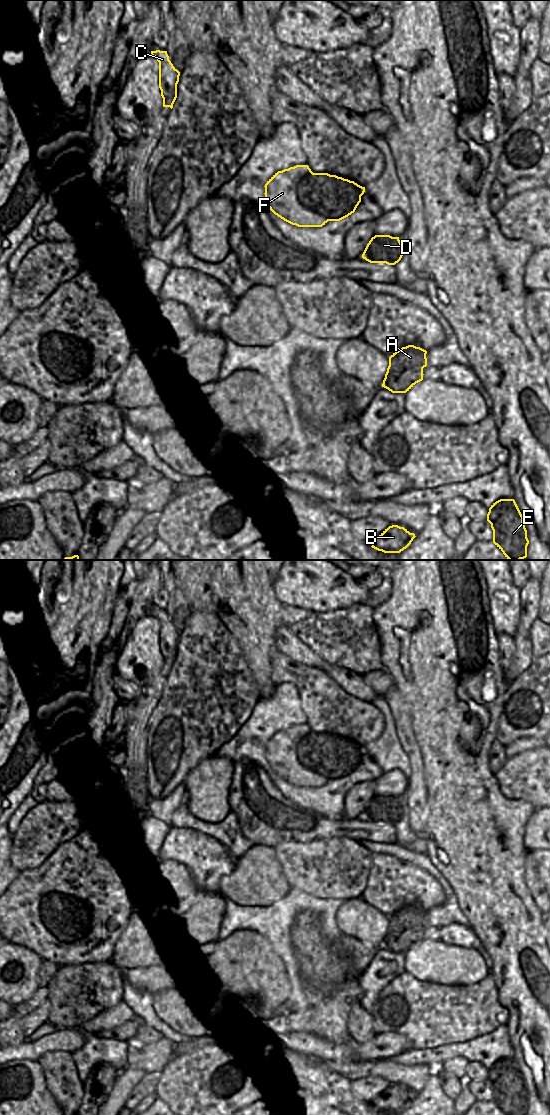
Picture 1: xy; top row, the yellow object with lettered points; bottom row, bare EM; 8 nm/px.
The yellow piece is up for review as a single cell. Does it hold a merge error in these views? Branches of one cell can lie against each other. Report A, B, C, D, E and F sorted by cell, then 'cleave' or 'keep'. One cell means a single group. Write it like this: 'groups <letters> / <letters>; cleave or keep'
groups A B E / C D F; cleave

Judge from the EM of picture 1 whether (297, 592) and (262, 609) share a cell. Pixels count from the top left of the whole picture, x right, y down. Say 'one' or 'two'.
two

